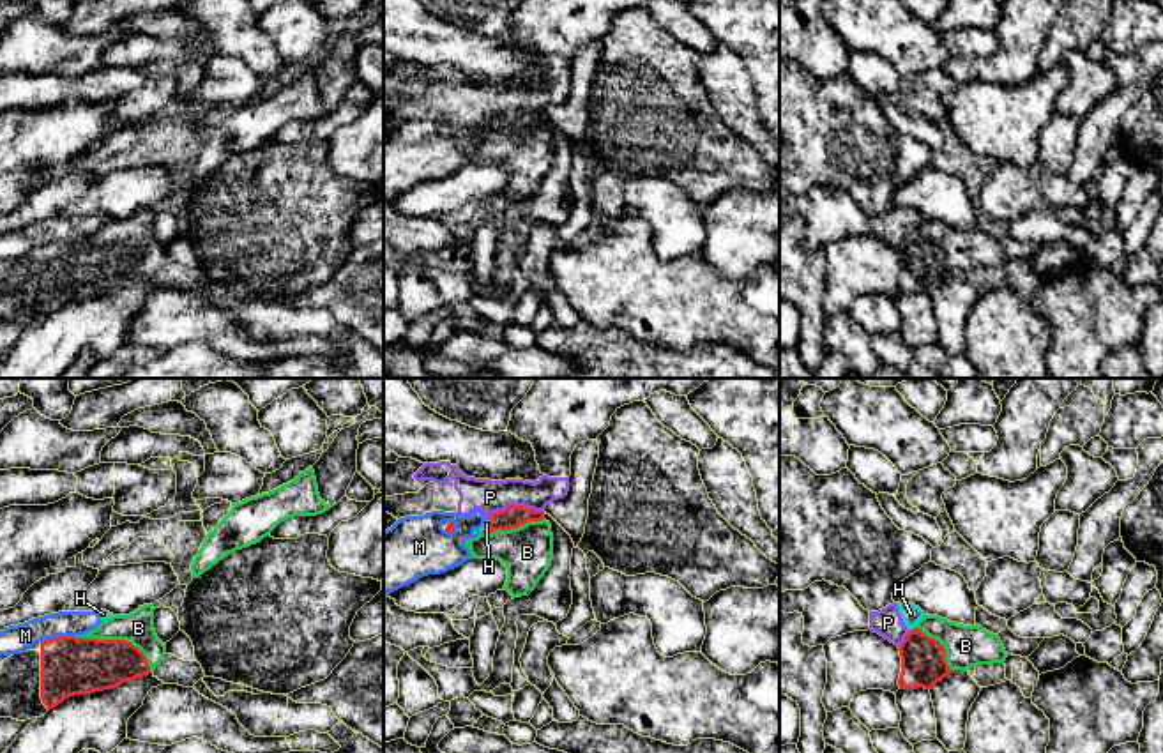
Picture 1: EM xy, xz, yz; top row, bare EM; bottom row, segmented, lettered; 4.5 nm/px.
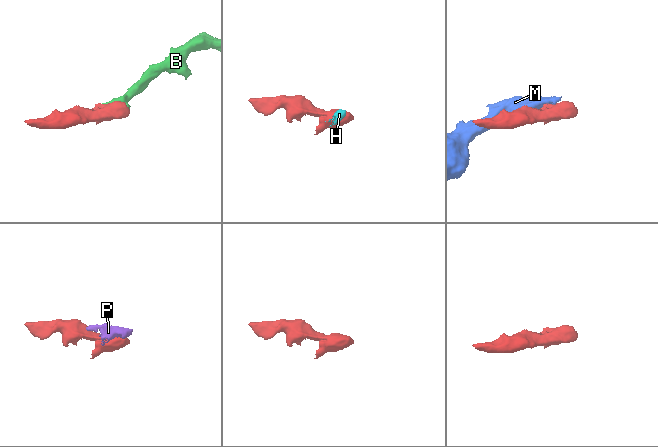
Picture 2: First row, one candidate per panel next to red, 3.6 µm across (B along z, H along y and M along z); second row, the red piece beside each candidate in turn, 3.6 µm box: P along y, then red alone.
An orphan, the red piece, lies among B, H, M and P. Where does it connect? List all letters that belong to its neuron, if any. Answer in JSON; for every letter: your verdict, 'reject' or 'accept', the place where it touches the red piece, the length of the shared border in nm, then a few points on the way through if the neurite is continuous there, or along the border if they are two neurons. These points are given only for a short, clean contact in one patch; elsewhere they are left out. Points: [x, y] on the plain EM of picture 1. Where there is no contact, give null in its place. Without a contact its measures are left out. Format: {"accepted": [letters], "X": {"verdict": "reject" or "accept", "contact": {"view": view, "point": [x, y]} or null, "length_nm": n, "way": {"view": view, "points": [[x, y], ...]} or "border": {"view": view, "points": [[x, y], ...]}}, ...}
{"accepted": ["B"], "B": {"verdict": "accept", "contact": {"view": "xy", "point": [121, 244]}, "length_nm": 380}, "H": {"verdict": "reject", "contact": {"view": "yz", "point": [911, 234]}, "length_nm": 40, "border": {"view": "yz", "points": [[914, 230], [909, 235]]}}, "M": {"verdict": "reject", "contact": {"view": "xy", "point": [57, 241]}, "length_nm": 160}, "P": {"verdict": "reject", "contact": {"view": "xz", "point": [515, 110]}, "length_nm": 260, "border": {"view": "xz", "points": [[543, 114], [506, 110], [486, 122]]}}}

